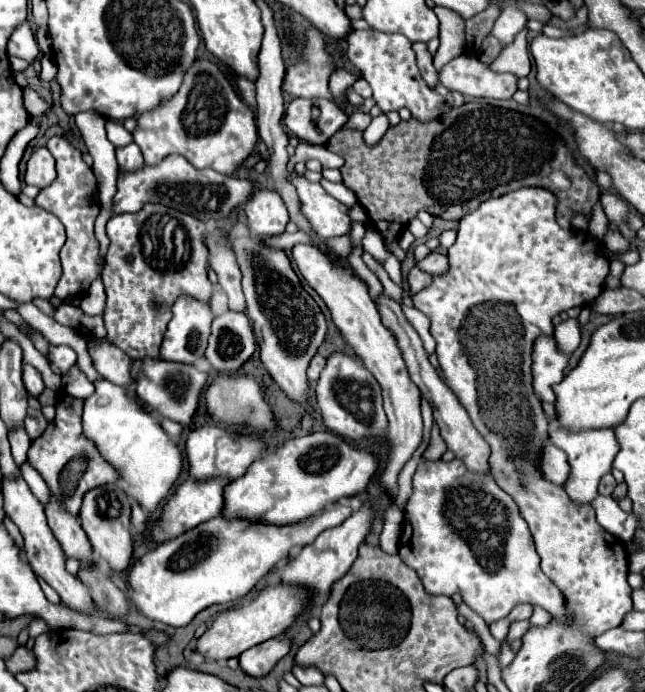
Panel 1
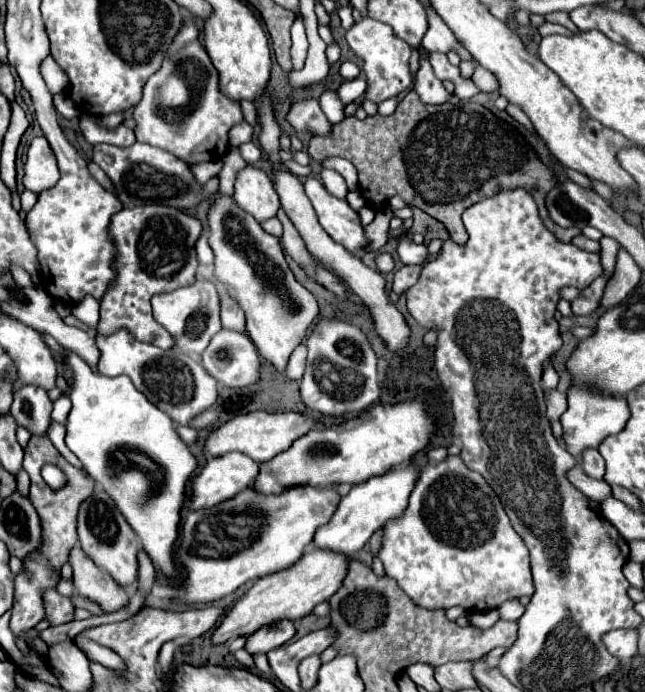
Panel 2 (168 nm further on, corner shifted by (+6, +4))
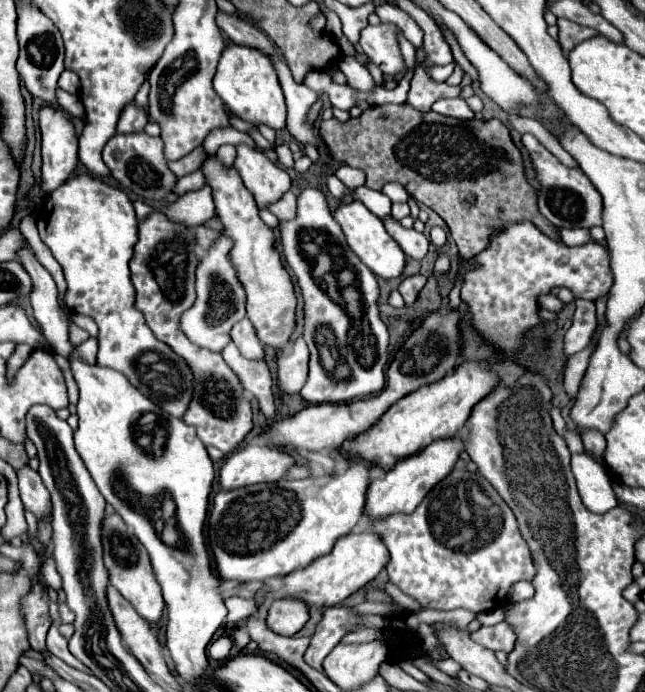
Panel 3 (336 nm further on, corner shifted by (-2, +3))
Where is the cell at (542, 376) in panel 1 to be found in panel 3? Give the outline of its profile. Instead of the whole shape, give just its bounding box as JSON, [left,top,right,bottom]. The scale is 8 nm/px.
[564,428,586,454]

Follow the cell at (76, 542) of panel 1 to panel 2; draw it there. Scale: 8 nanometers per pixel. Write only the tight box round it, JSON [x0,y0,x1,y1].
[70,547,128,613]

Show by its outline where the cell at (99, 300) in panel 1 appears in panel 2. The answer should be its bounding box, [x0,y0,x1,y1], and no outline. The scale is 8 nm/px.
[72,299,100,333]

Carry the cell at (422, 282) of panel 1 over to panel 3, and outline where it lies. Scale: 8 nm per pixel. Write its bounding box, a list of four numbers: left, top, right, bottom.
[398,274,426,306]

